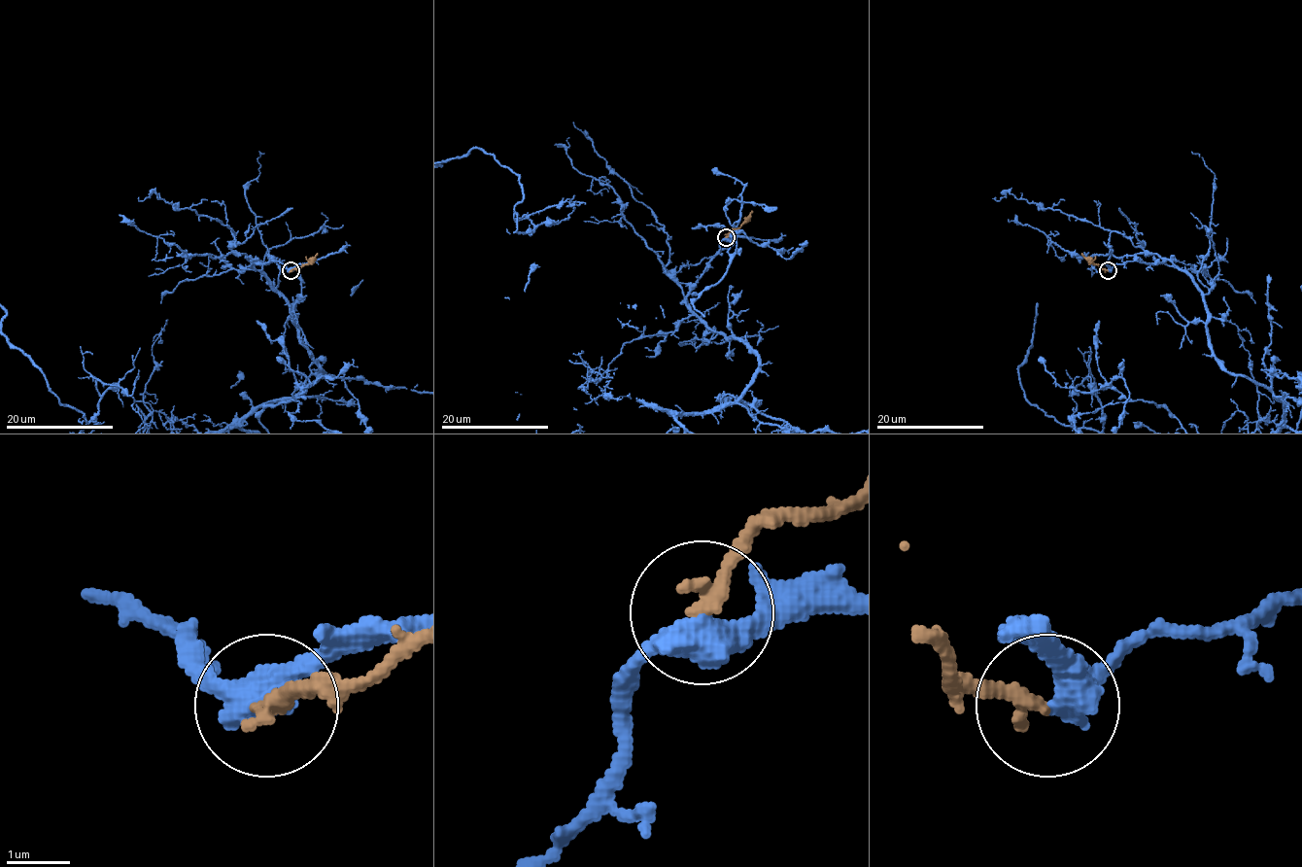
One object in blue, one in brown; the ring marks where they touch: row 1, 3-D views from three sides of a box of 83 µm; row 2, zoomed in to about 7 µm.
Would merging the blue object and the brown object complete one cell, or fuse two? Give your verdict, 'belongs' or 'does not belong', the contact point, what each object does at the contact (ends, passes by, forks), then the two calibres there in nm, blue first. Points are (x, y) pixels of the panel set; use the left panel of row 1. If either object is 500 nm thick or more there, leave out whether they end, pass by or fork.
belongs; place (291, 270); blue passes by; brown ends; calibres 480 and 240 nm

